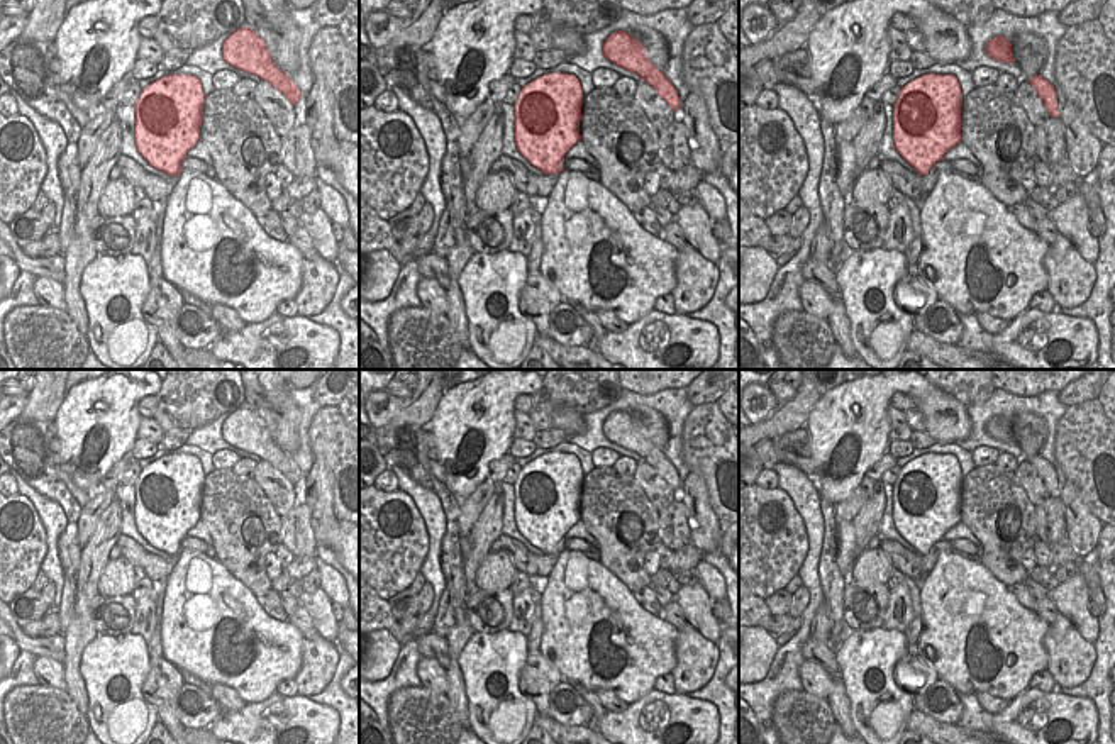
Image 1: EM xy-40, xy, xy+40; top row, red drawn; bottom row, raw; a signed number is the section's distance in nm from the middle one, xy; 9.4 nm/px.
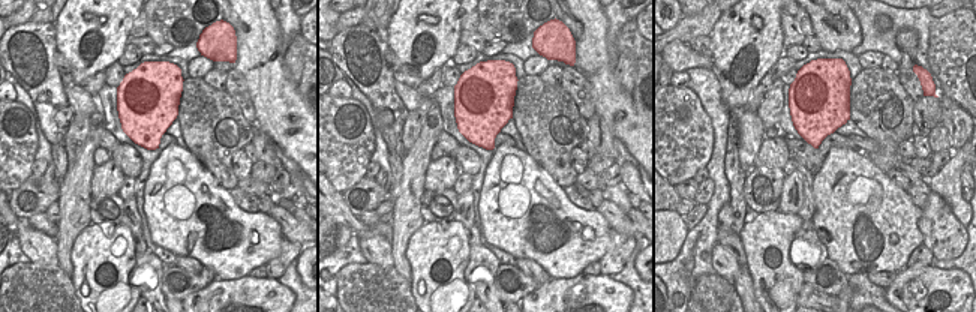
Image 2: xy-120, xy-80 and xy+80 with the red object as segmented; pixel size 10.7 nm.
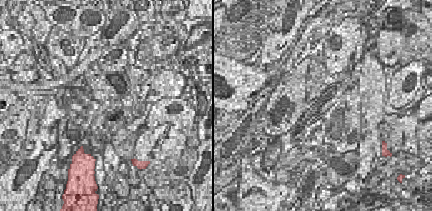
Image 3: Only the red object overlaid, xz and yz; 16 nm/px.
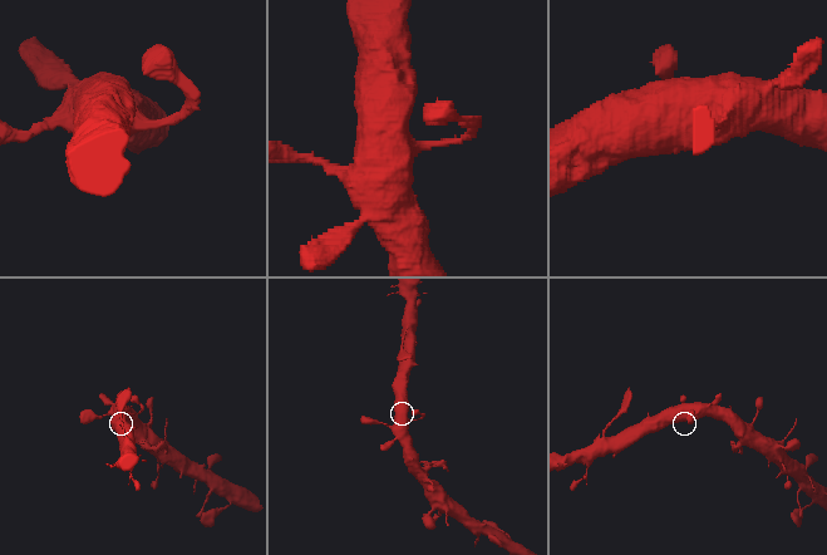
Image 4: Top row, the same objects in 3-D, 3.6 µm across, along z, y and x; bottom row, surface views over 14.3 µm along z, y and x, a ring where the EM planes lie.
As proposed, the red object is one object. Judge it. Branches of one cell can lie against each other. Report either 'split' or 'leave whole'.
leave whole

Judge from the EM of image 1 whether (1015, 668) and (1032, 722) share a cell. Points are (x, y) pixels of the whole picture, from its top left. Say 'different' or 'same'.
different

